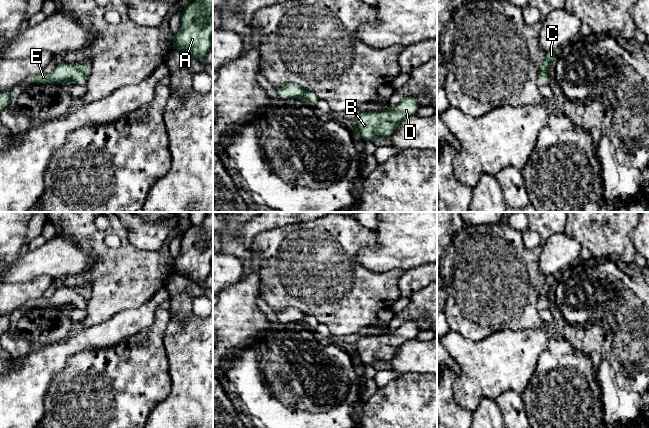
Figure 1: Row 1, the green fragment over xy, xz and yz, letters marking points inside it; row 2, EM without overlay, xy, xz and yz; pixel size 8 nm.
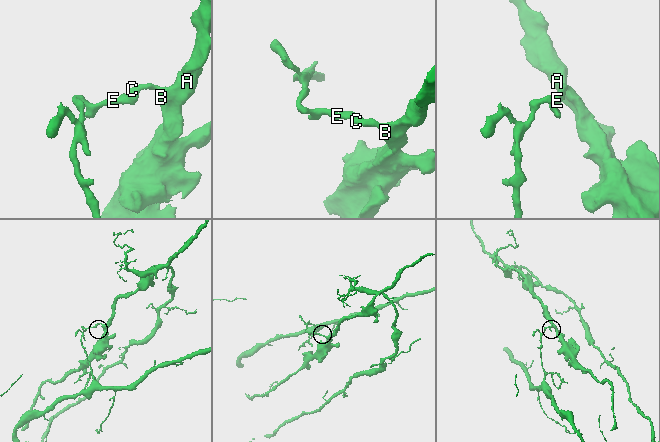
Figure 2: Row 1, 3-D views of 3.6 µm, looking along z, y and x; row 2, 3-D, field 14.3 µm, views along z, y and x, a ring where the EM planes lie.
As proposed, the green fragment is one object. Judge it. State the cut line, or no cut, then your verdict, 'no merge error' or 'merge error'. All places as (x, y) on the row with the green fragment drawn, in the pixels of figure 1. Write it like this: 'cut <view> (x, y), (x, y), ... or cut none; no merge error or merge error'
cut xy (73, 65), (85, 77); merge error

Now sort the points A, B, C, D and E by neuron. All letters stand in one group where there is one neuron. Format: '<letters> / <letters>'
A B C D / E

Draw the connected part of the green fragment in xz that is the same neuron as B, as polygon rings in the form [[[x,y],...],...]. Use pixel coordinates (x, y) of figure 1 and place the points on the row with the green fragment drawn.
[[[404,97],[395,107],[387,110],[361,112],[352,125],[357,136],[364,141],[372,141],[375,137],[389,137],[397,125],[406,117],[416,114],[419,107],[416,98]]]

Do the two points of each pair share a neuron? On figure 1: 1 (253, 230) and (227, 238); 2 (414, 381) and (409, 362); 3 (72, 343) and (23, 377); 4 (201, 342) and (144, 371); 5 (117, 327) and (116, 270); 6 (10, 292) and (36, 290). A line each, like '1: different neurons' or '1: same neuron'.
1: different neurons
2: different neurons
3: same neuron
4: different neurons
5: different neurons
6: same neuron

